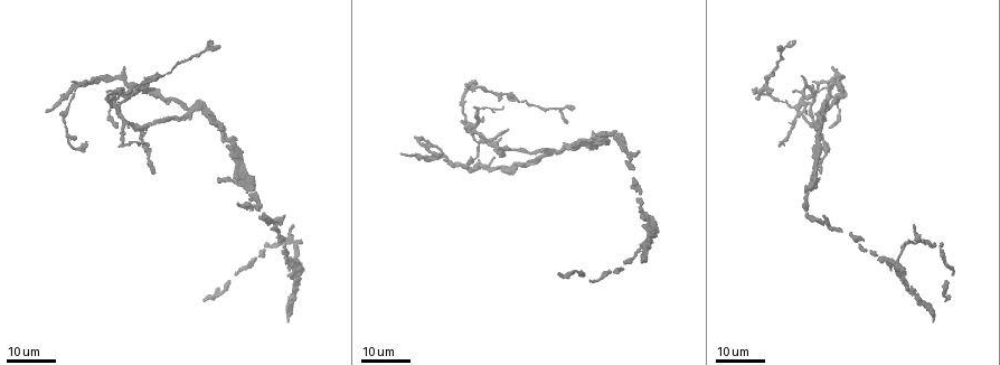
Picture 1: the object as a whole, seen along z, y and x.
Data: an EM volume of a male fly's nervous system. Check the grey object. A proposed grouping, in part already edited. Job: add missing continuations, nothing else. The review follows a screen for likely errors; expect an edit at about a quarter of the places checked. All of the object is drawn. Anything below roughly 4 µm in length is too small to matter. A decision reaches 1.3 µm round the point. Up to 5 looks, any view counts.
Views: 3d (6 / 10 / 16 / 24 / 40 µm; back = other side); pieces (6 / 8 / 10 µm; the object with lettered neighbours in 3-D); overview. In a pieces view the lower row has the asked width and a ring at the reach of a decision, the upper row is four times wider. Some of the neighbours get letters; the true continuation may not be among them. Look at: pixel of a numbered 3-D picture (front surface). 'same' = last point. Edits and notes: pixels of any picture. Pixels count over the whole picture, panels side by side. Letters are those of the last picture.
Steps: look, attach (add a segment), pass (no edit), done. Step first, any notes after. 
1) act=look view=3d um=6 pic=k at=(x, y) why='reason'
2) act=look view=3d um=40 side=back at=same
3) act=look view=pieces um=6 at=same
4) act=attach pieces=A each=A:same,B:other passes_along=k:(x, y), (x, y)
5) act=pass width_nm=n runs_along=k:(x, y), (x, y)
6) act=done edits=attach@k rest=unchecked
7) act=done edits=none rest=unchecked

act=look view=3d um=24 pic=1 at=(814, 82) why='free end'

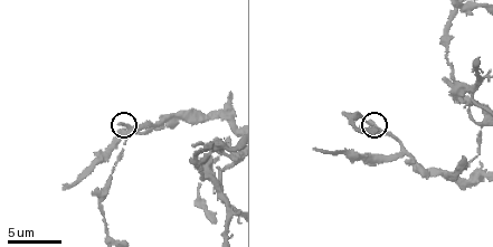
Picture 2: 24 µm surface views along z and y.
act=look view=pieces um=10 pic=2 at=(119, 122)

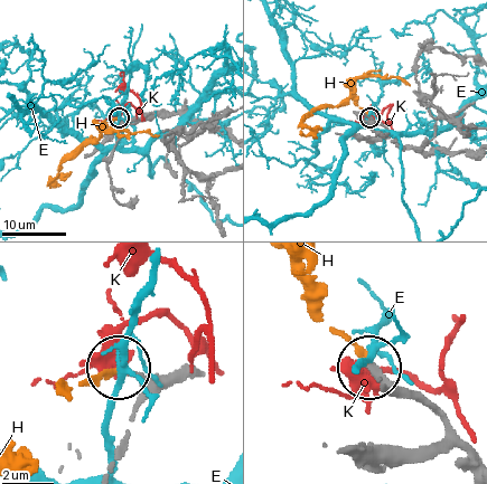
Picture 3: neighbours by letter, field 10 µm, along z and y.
act=attach pieces=H each=E:other,H:same,K:other found='it goes on there'

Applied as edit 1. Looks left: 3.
act=look view=overview why='redraw'

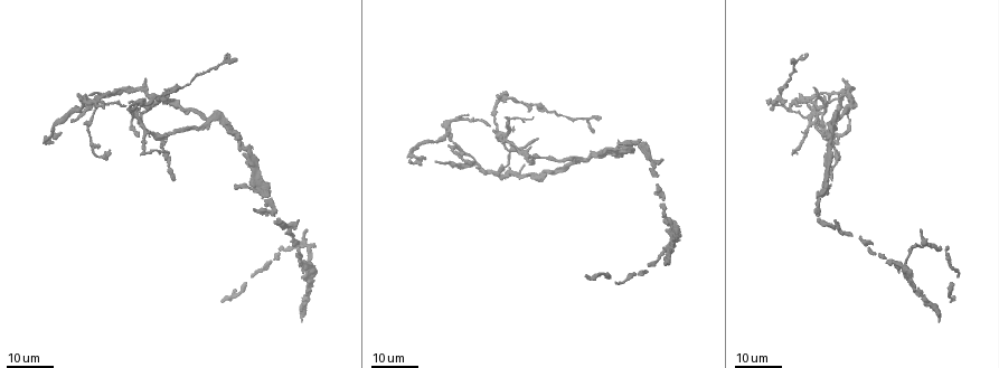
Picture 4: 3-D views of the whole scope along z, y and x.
act=look view=3d um=16 pic=4 at=(770, 106) why='free end'

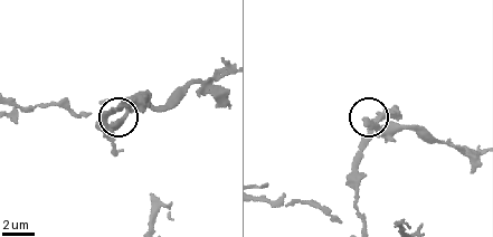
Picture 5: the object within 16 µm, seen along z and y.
act=look view=pieces um=6 pic=5 at=(113, 125) why='see the neighbours'

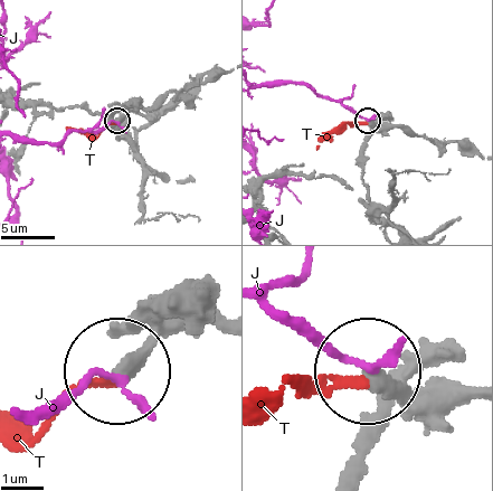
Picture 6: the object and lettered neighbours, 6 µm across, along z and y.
act=attach pieces=T each=J:other,T:same passes_along=6:(367, 147), (372, 128), (351, 123), (334, 129), (316, 150) found='the cell continues'

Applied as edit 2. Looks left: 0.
act=done edits=attach@3,attach@6 rest=unchecked

